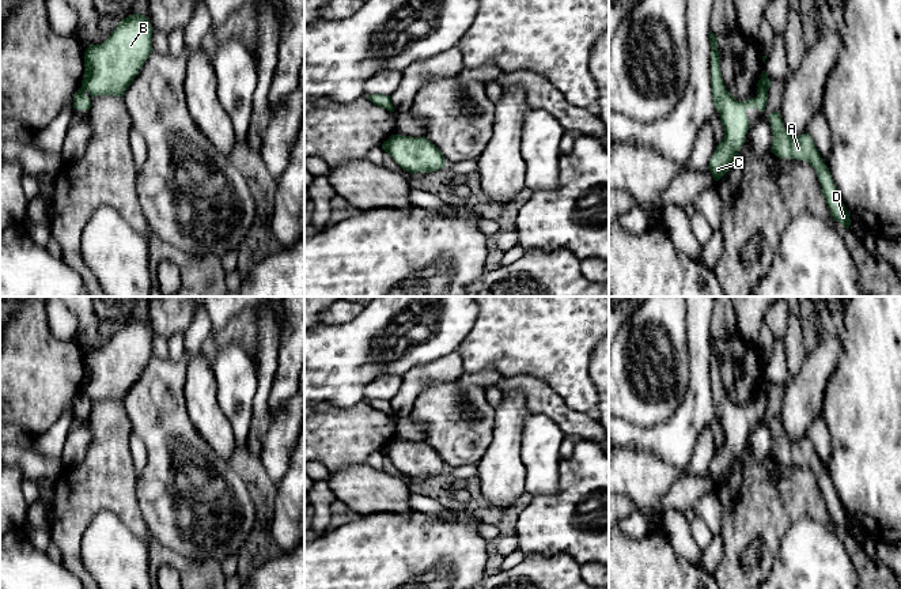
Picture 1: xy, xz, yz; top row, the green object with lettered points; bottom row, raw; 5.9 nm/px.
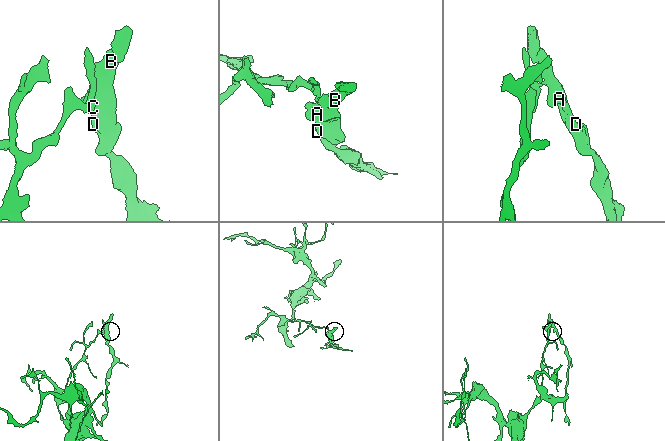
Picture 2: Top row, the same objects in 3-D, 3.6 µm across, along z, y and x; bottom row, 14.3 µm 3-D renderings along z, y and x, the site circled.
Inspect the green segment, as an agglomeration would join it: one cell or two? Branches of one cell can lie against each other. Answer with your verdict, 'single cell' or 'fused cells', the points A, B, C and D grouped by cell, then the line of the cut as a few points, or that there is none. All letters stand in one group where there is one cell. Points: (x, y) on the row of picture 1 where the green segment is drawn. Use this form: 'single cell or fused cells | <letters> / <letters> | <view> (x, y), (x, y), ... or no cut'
fused cells | A B D / C | yz (758, 87), (767, 90)

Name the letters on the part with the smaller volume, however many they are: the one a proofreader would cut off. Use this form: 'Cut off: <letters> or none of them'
Cut off: A, B, D

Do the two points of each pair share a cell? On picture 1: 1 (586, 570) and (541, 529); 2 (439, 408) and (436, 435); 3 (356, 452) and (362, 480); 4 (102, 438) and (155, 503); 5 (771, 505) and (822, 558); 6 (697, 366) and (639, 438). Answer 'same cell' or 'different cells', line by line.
1: different cells
2: same cell
3: different cells
4: different cells
5: different cells
6: same cell

